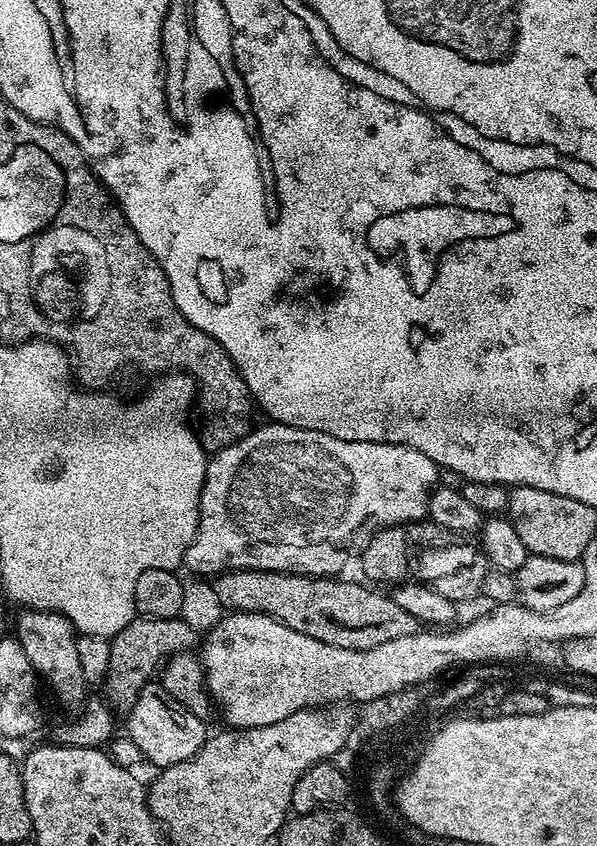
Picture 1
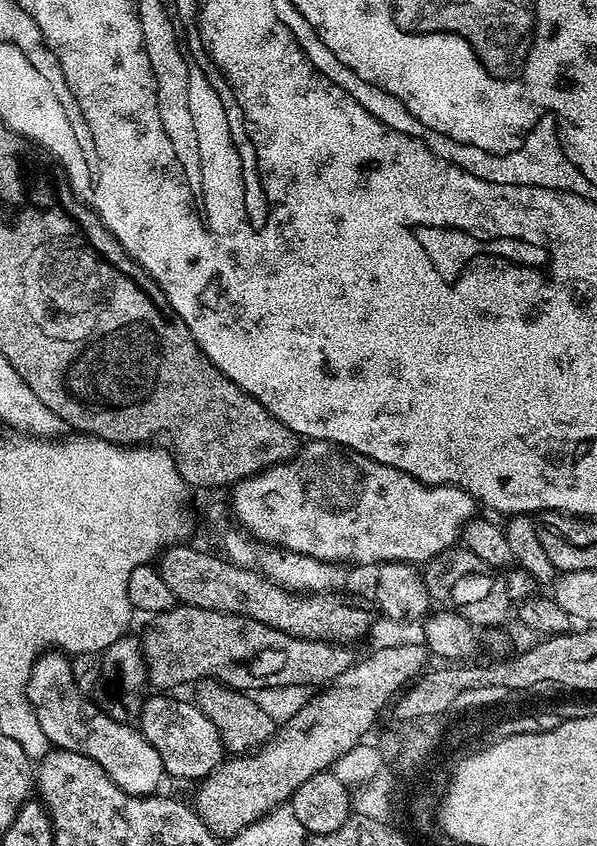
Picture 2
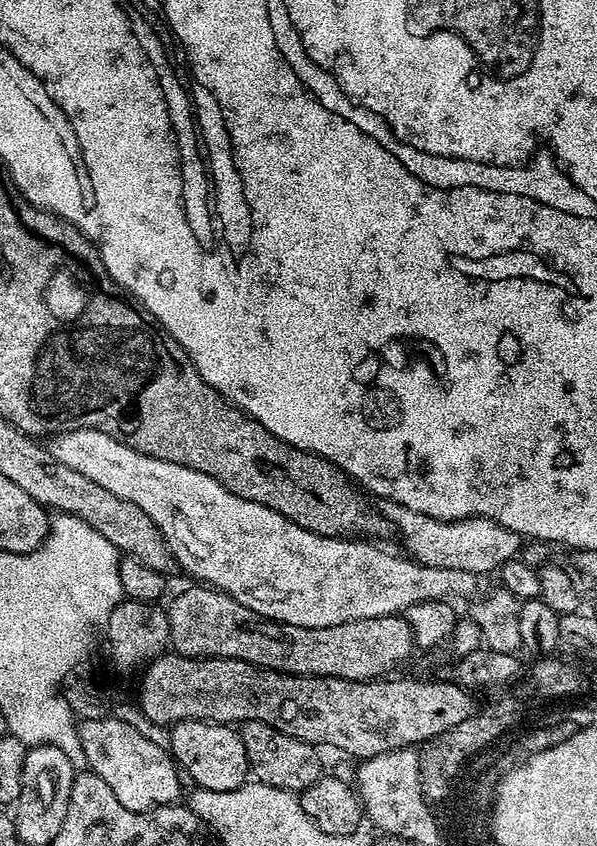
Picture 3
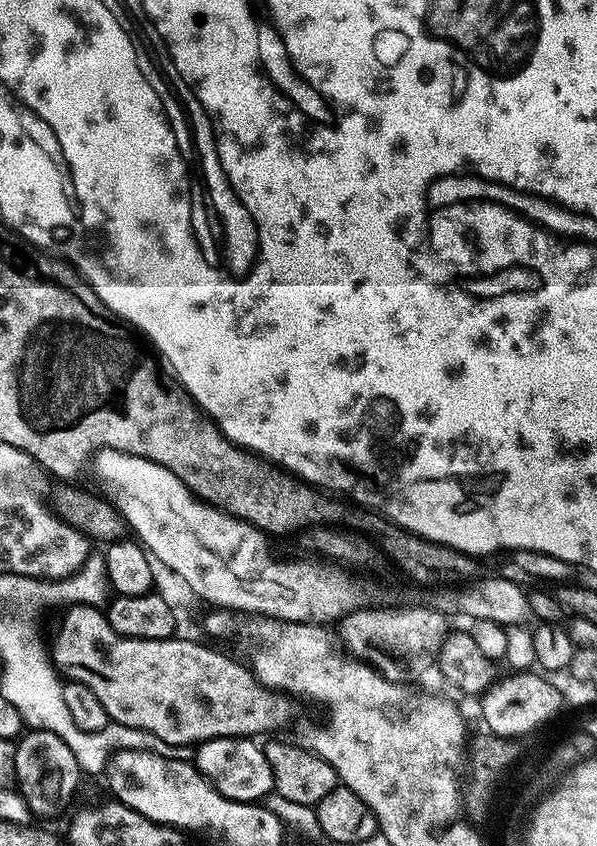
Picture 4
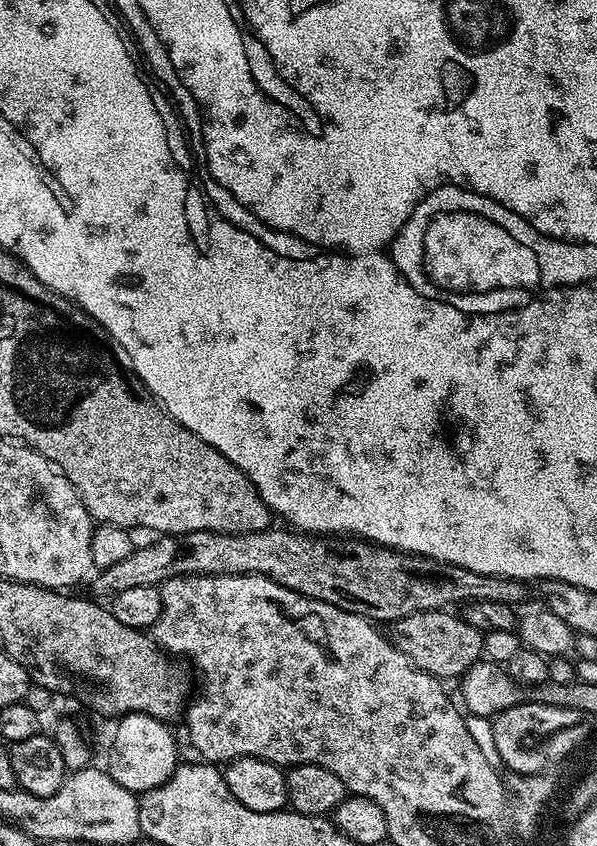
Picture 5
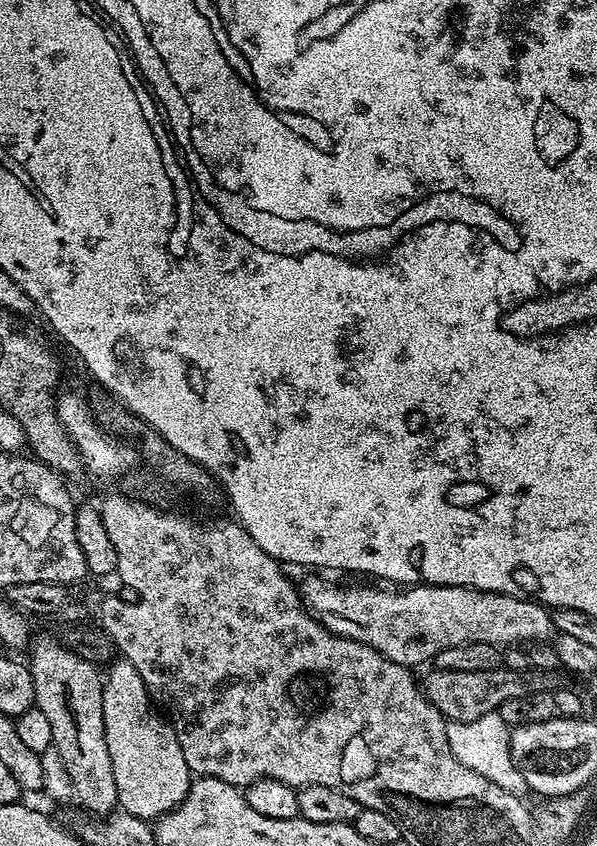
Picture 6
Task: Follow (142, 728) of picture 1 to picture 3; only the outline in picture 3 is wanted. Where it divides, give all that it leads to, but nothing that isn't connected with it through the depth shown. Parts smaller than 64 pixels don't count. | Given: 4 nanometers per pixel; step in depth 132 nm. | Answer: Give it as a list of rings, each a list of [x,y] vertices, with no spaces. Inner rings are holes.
[[[179,720],[170,728],[170,755],[193,780],[192,784],[214,791],[230,791],[242,787],[250,776],[246,746],[239,731],[226,724],[212,724],[209,720]]]

